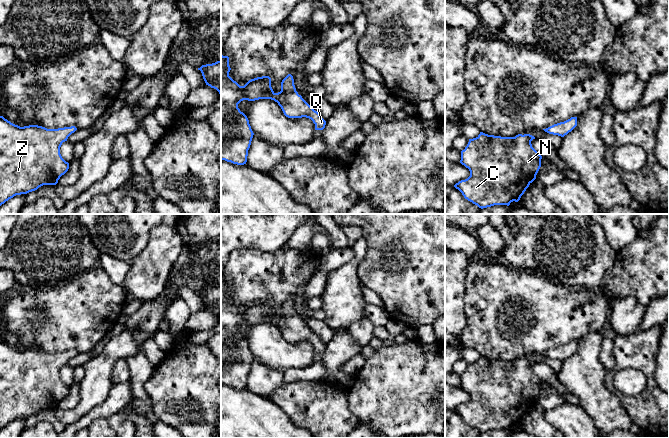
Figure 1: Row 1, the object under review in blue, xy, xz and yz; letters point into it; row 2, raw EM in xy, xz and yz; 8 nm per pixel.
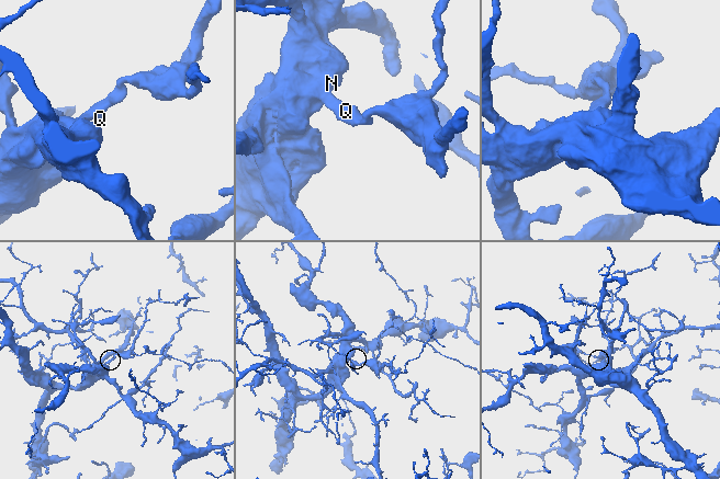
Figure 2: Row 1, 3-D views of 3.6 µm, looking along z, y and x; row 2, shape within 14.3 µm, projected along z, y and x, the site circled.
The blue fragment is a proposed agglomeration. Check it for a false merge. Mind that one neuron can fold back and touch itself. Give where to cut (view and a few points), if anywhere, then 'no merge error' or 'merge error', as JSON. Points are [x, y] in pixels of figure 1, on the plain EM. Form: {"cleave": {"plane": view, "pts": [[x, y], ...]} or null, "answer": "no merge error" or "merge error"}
{"cleave": null, "answer": "no merge error"}

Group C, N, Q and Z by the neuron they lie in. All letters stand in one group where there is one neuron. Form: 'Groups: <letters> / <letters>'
Groups: C N Q Z

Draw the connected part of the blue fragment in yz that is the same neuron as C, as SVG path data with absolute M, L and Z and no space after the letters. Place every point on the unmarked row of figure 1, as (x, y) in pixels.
M483 356L469 366L461 375L460 387L470 395L470 400L454 409L465 423L477 429L479 432L487 432L494 429L507 429L511 426L518 426L529 409L536 403L541 391L542 380L532 371L531 365L535 363L530 358L518 358L515 361L501 361L488 359Z

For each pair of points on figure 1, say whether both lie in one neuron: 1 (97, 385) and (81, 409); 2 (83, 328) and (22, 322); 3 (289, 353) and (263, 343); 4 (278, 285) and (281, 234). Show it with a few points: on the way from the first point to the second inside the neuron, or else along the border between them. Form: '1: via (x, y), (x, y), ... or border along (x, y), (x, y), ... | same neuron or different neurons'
1: via (94, 391), (86, 403) | same neuron
2: via (68, 324), (37, 324) | same neuron
3: via (283, 353), (277, 353), (269, 346) | same neuron
4: border along (286, 243), (272, 251), (261, 251), (256, 248) | different neurons

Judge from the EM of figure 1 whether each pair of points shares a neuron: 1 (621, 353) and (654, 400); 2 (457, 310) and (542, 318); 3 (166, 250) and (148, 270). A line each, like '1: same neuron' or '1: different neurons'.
1: same neuron
2: different neurons
3: same neuron

